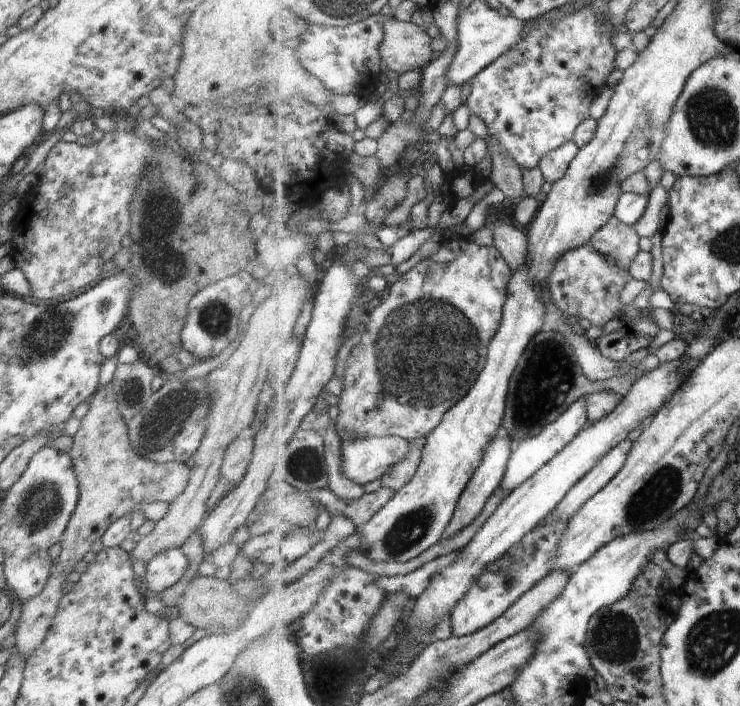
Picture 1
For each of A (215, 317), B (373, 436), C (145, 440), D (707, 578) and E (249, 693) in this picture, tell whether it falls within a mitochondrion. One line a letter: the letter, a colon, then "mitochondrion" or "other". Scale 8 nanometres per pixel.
A: mitochondrion
B: other
C: mitochondrion
D: other
E: mitochondrion

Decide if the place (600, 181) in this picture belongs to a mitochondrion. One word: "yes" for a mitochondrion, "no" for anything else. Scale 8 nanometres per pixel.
yes

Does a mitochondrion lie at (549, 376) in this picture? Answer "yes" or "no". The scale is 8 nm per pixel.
yes

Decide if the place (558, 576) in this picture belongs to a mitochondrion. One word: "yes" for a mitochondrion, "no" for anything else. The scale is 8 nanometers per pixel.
no

